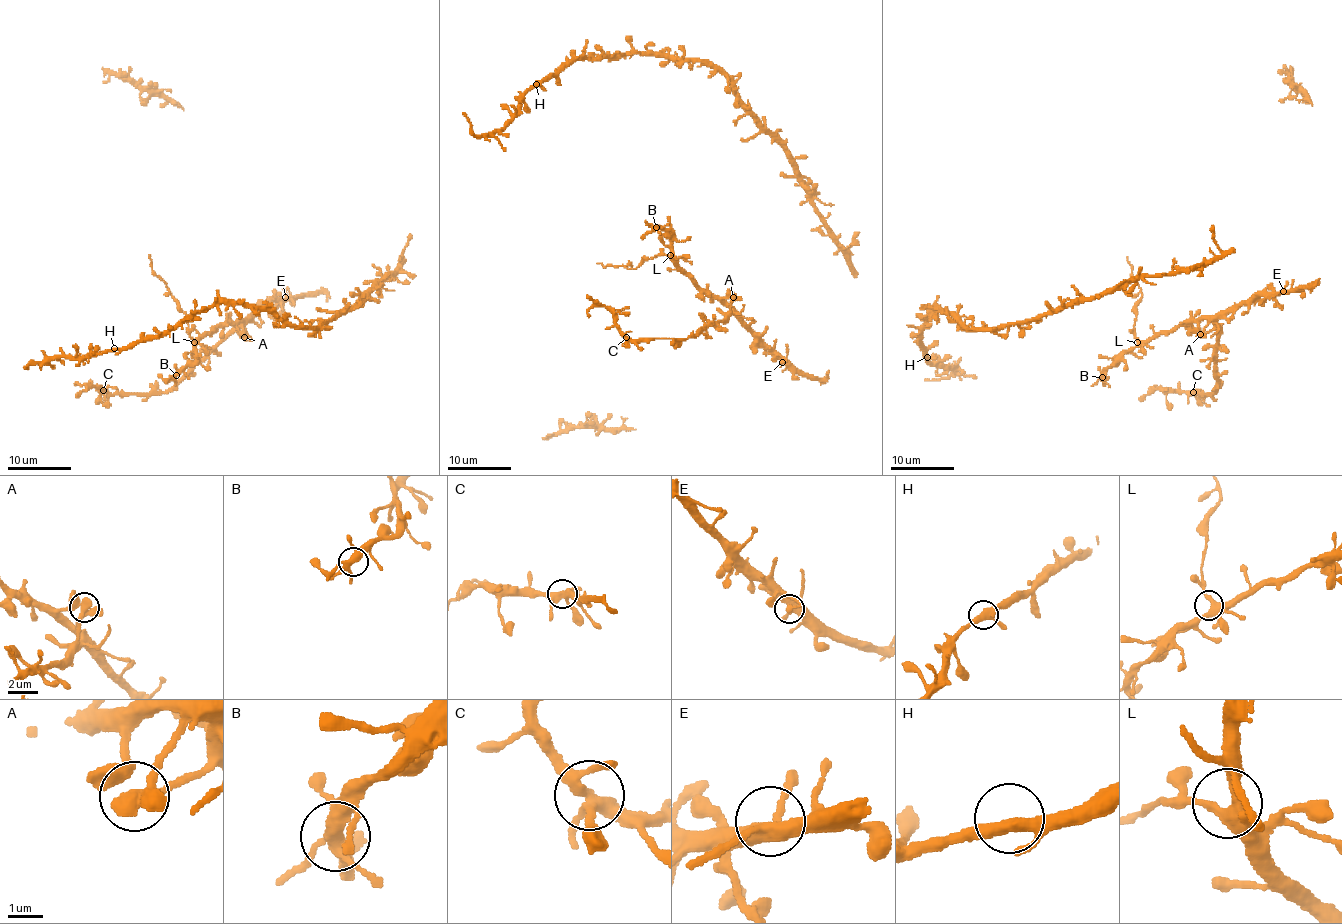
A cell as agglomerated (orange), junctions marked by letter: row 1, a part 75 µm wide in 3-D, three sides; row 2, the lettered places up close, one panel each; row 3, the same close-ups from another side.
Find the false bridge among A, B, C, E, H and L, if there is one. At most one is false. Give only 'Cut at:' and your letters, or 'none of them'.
Cut at: none of them

